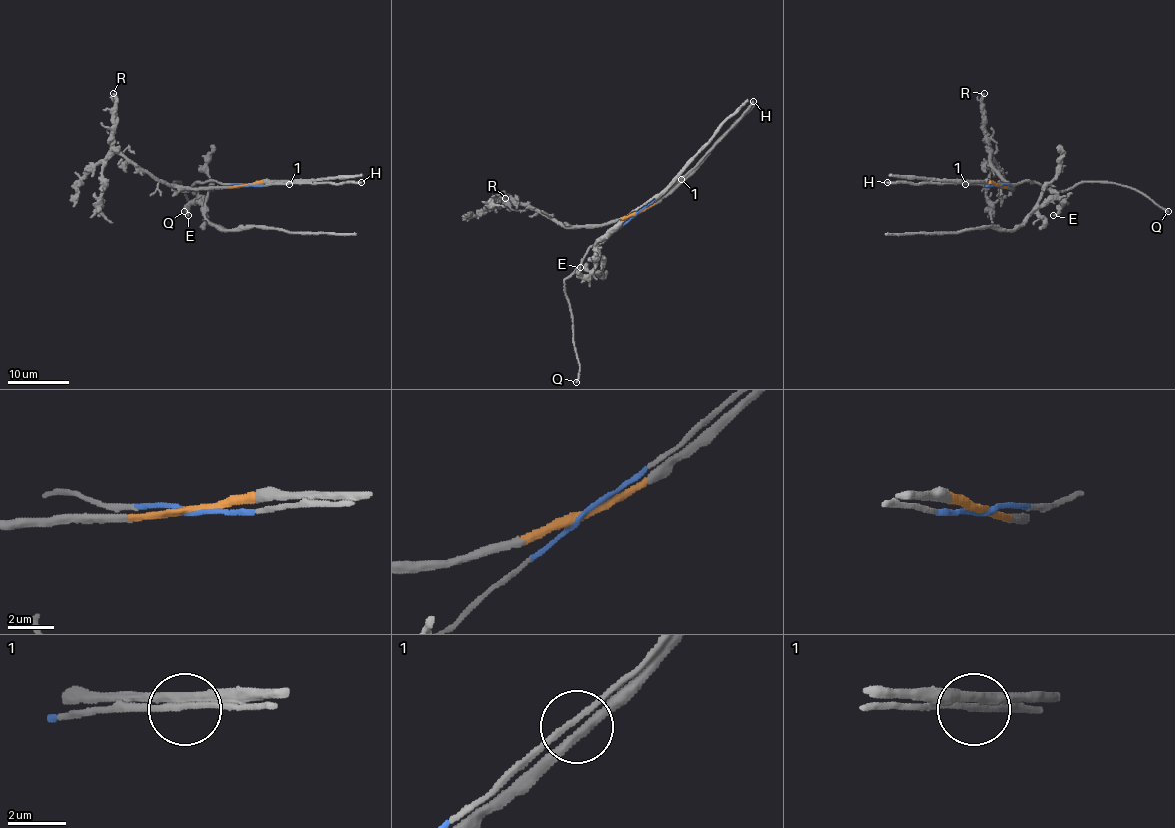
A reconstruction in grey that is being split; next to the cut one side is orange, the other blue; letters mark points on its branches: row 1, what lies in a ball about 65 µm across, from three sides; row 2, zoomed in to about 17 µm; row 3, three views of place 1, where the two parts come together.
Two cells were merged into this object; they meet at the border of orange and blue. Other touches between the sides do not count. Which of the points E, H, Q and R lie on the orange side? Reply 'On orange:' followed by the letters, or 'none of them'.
On orange: R

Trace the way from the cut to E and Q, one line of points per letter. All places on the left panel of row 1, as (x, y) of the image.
E: (246, 185), (214, 181), (196, 182), (189, 188), (196, 199), (189, 205), (188, 216)
Q: (246, 185), (196, 182), (185, 191), (173, 188), (174, 182), (180, 182), (188, 201), (183, 211)

